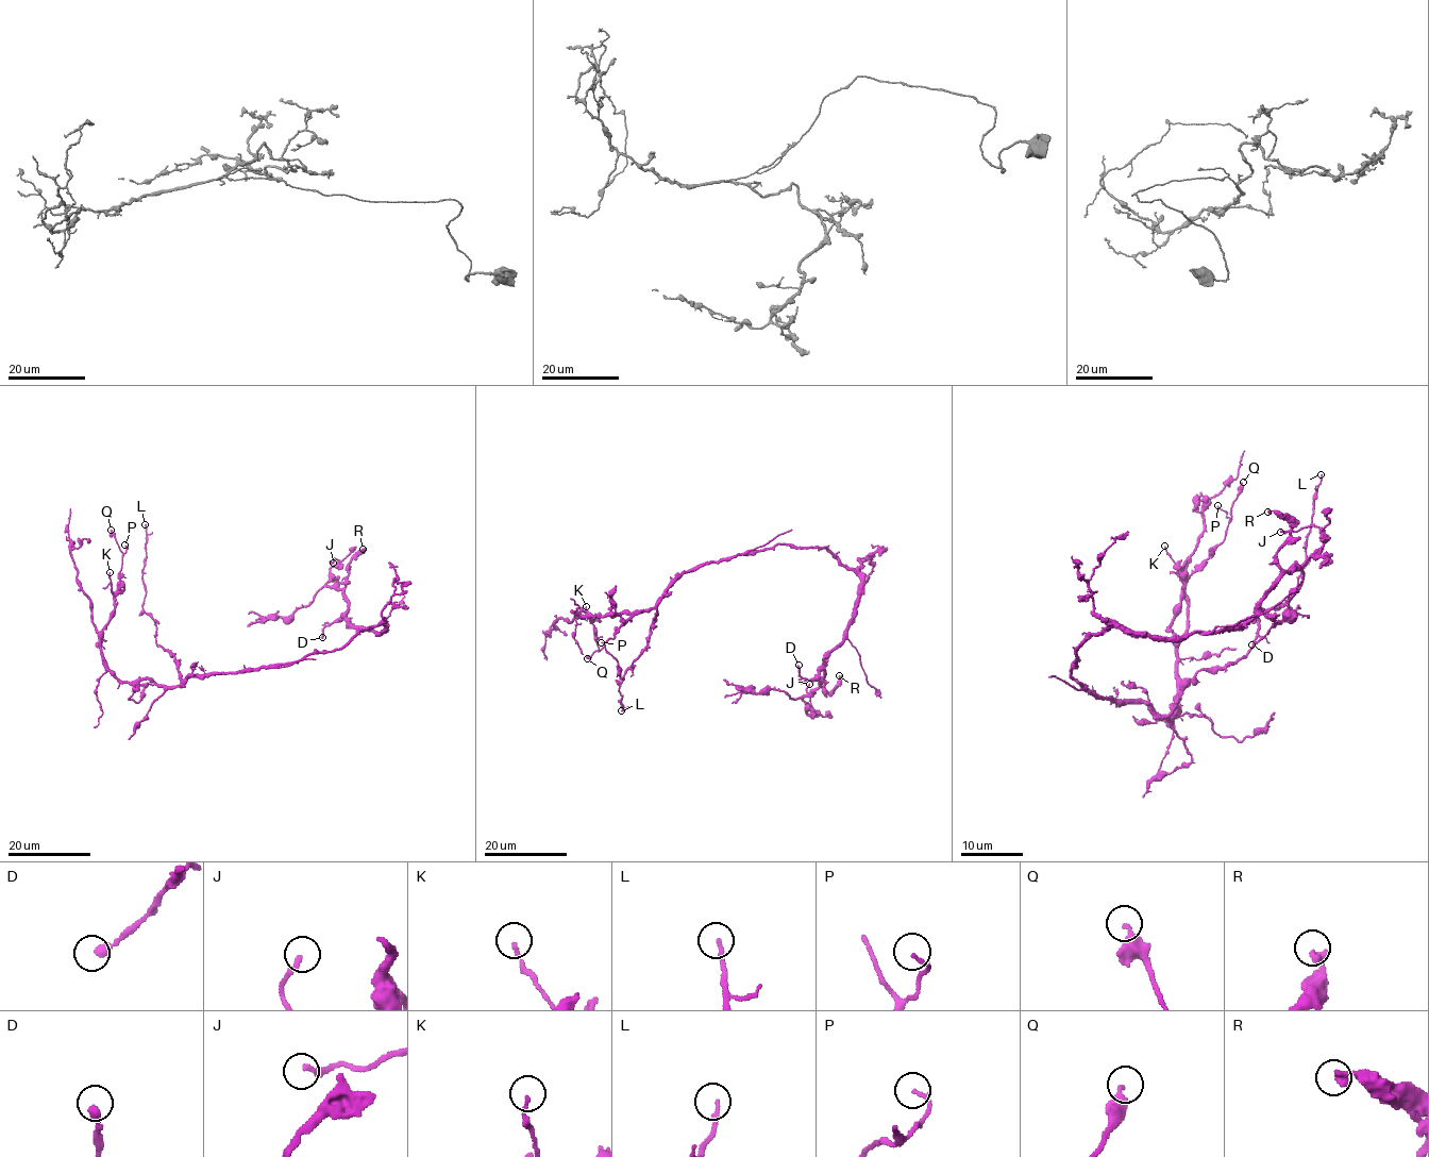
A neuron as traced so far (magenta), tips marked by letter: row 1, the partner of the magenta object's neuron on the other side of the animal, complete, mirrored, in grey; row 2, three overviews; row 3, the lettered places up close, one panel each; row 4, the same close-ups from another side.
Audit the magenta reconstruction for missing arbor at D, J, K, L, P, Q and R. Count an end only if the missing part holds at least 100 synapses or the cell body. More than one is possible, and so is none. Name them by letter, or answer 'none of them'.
none of them

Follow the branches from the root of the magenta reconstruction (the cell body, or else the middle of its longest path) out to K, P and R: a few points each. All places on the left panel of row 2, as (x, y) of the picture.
K: (280, 665), (189, 675), (175, 686), (148, 678), (122, 682), (108, 668), (100, 646), (114, 609), (110, 572)
P: (280, 665), (189, 675), (175, 686), (148, 678), (122, 682), (107, 666), (100, 638), (114, 609), (124, 545)
R: (280, 665), (340, 650), (362, 631), (384, 627), (379, 633), (356, 627), (347, 617), (348, 566), (363, 549)

